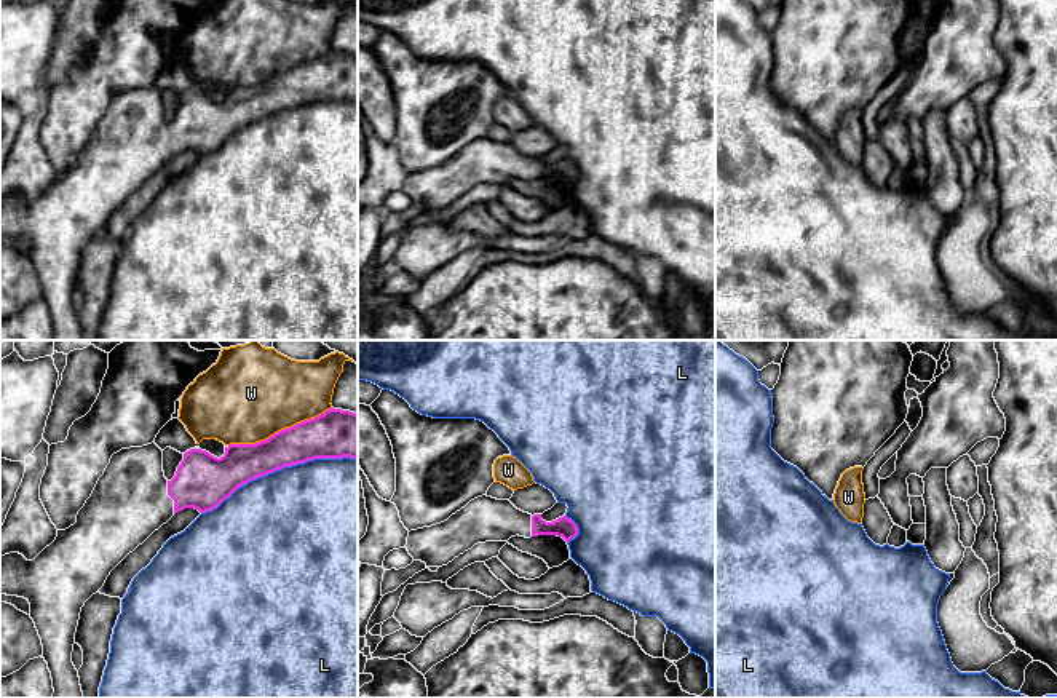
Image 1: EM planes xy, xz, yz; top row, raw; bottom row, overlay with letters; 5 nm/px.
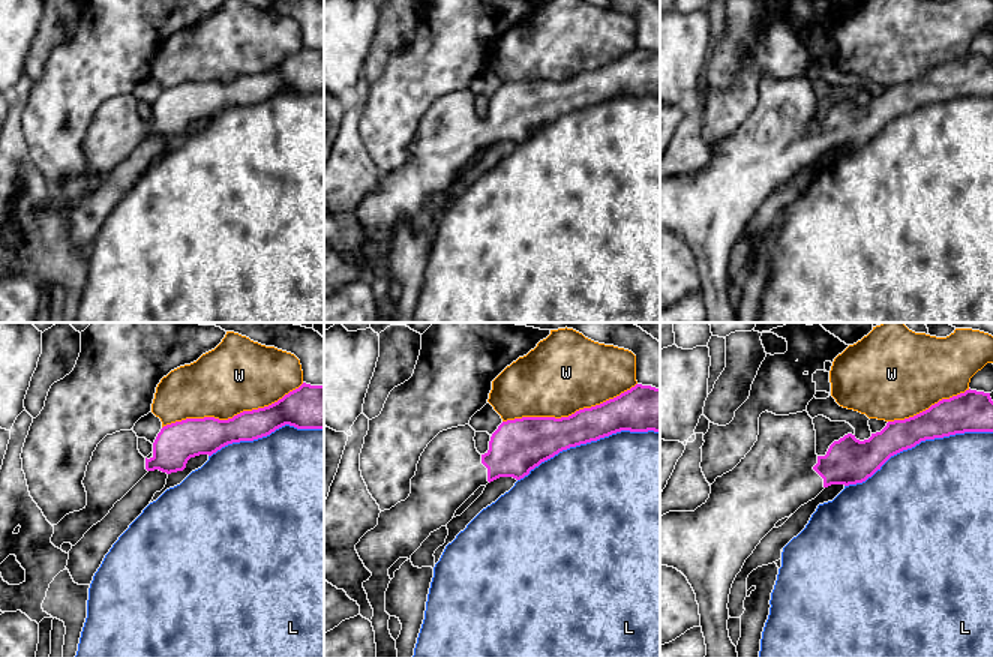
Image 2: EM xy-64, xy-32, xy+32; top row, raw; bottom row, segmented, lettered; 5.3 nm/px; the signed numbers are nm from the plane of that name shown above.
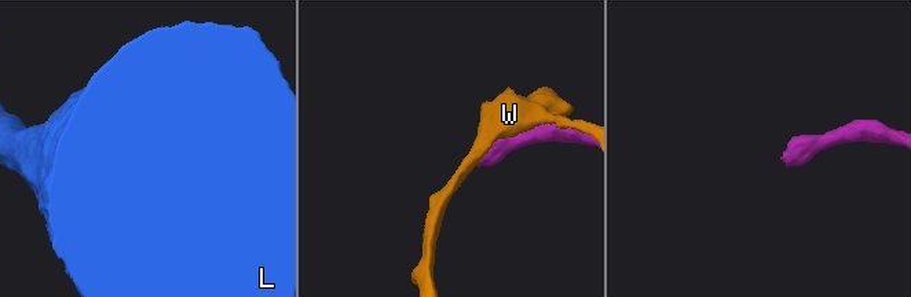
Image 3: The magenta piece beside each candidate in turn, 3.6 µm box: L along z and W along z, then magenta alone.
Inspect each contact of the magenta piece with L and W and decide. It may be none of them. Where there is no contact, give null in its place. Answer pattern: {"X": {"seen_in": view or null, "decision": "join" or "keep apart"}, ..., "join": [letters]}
{"L": {"seen_in": "xy", "decision": "keep apart"}, "W": {"seen_in": "xy", "decision": "keep apart"}, "join": []}

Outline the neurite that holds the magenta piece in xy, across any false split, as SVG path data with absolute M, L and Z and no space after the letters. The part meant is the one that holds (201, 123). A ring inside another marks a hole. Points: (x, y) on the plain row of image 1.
M334 50L265 83L230 86L220 101L190 91L171 123L164 120L163 93L155 85L113 96L73 168L57 173L56 182L34 203L19 195L0 200L0 235L29 243L29 257L53 321L53 340L83 340L78 313L72 305L81 249L104 228L110 214L176 155L185 150L206 155L252 121L315 101L343 99L358 101L358 56Z

